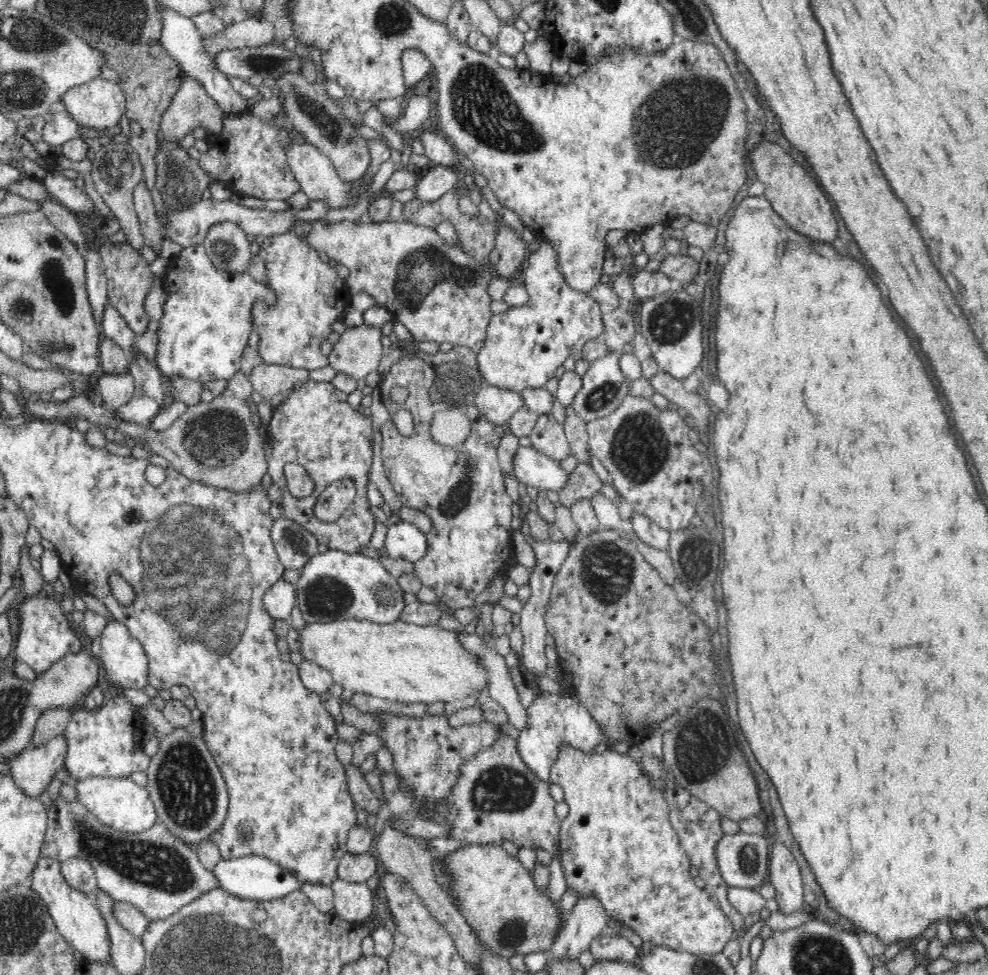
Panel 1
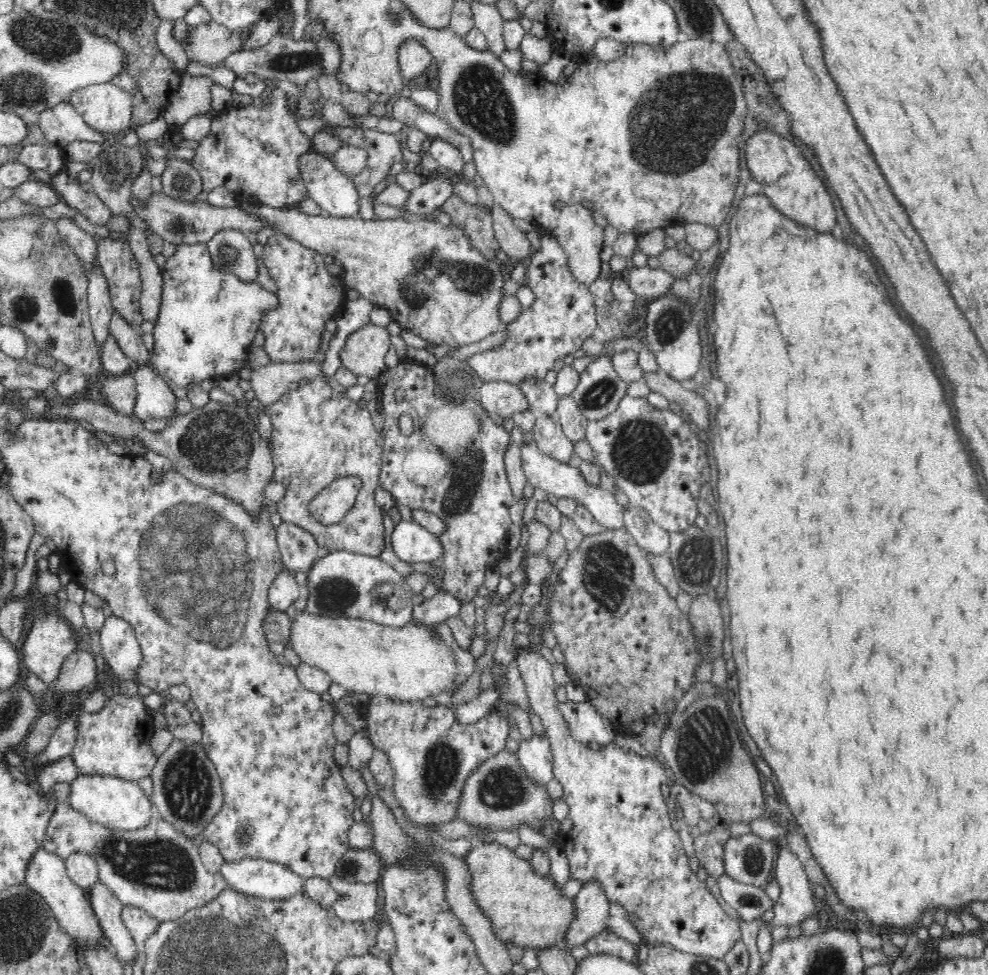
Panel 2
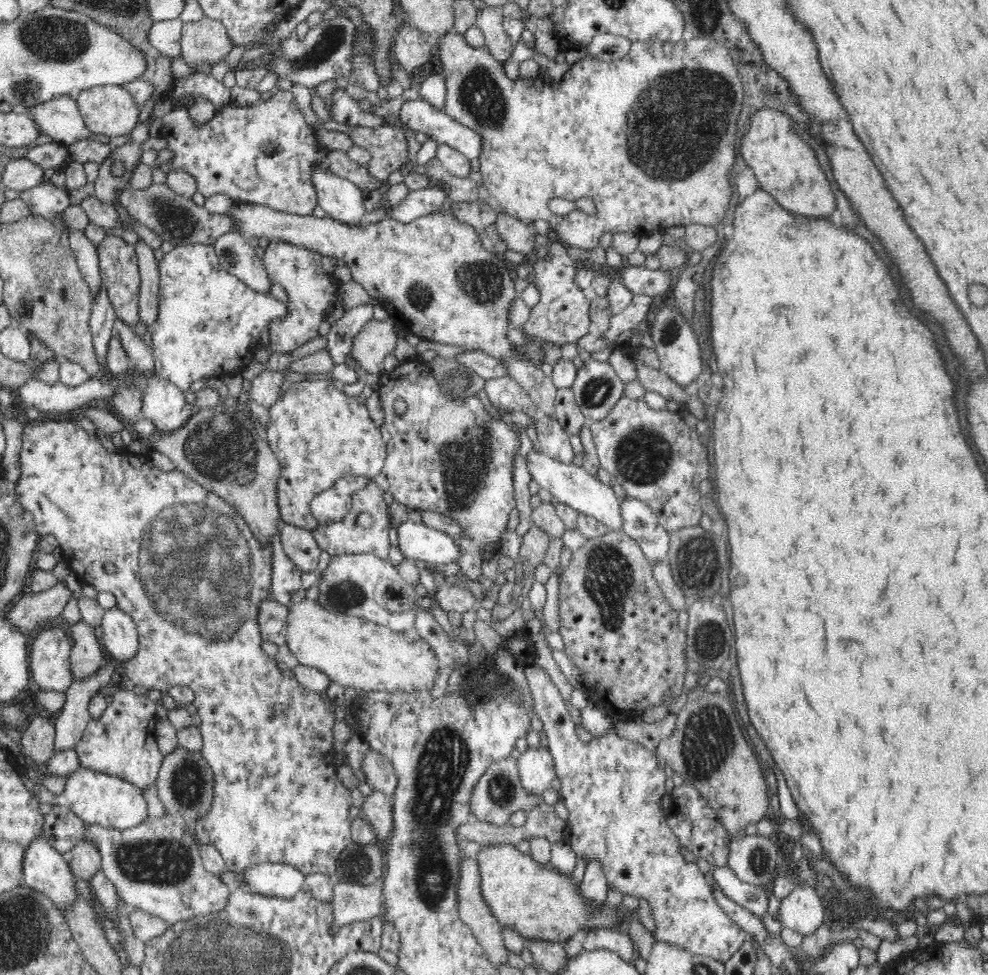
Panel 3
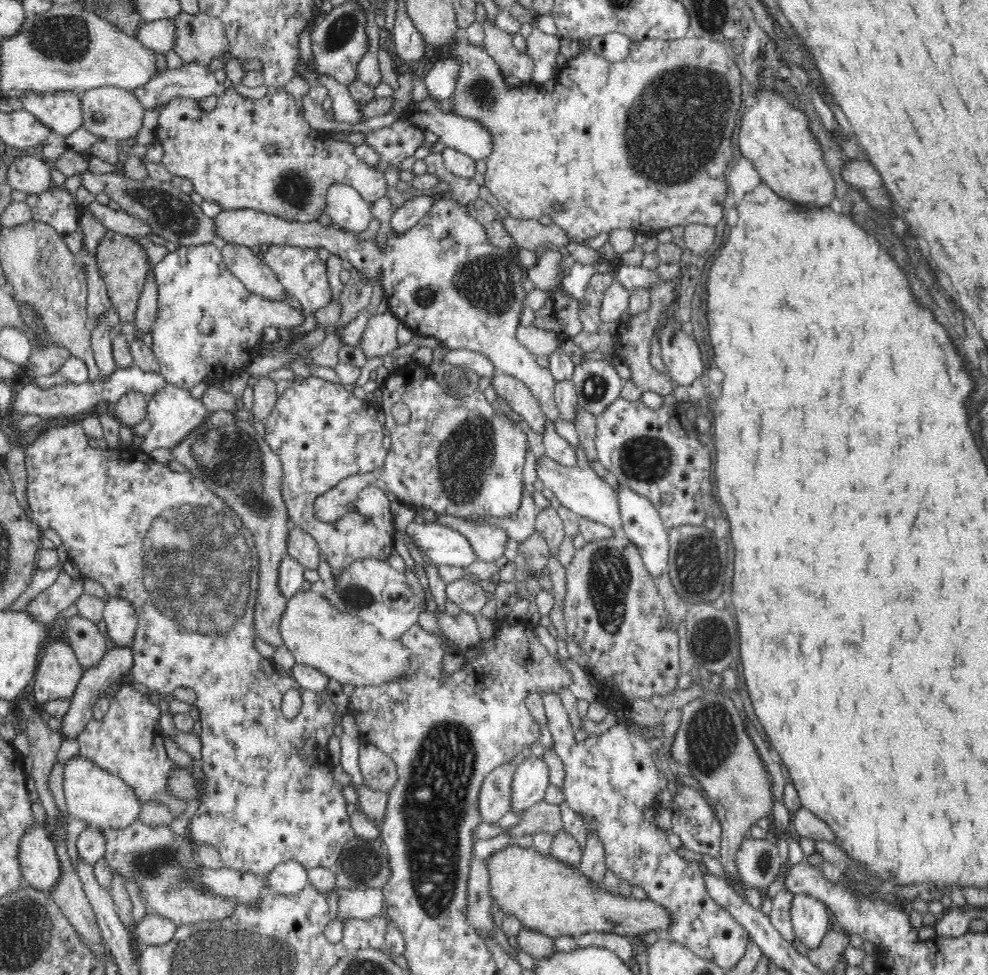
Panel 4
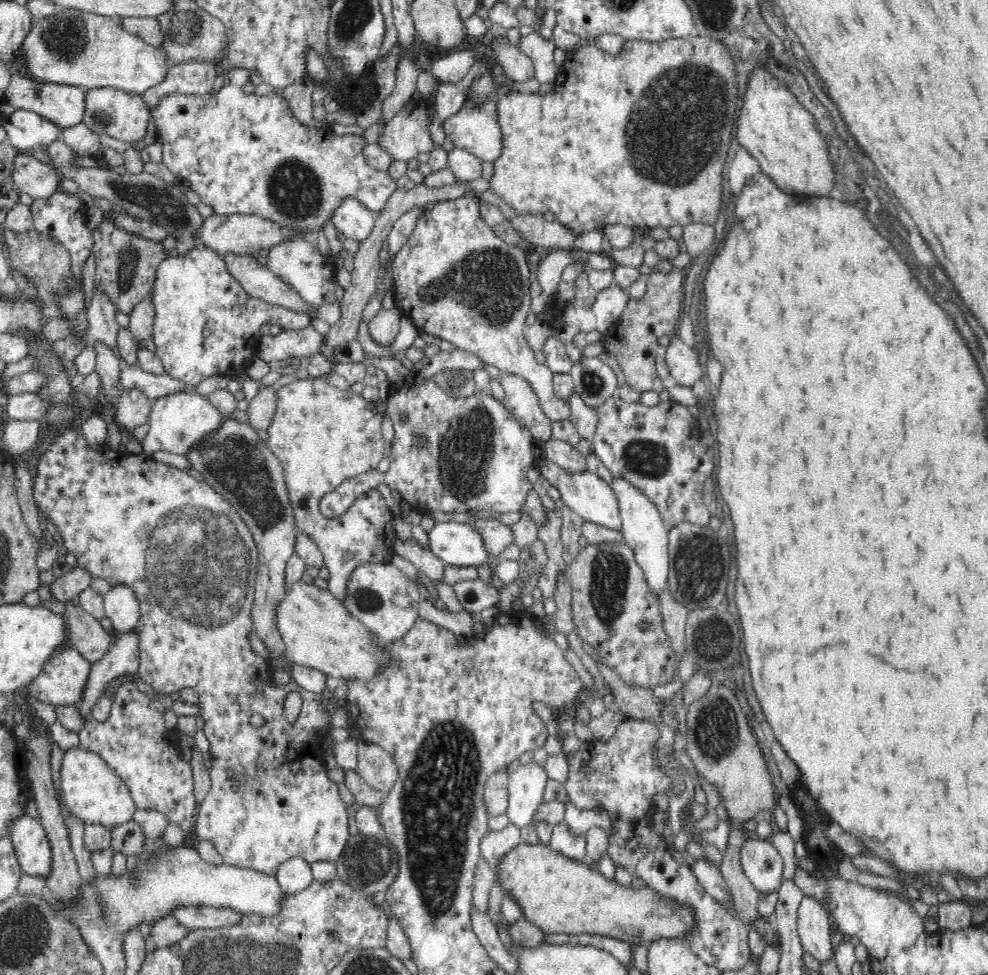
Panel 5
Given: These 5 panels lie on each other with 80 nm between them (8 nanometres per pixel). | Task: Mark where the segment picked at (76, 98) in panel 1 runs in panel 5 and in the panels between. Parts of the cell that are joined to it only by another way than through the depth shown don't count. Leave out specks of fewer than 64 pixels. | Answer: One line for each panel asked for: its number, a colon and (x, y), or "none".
2: (107, 108)
3: (108, 111)
4: (110, 112)
5: (121, 115)

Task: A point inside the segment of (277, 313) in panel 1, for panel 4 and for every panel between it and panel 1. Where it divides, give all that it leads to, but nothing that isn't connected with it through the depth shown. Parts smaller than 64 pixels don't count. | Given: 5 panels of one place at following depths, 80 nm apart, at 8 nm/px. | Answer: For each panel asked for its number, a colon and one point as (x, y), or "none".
2: (309, 296)
3: (311, 291)
4: (303, 274)

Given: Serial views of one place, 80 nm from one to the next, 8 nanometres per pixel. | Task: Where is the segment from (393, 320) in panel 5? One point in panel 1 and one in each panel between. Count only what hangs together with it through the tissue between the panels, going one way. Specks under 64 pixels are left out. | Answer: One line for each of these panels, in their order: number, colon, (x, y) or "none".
1: (358, 352)
2: (364, 352)
3: (377, 338)
4: (380, 337)

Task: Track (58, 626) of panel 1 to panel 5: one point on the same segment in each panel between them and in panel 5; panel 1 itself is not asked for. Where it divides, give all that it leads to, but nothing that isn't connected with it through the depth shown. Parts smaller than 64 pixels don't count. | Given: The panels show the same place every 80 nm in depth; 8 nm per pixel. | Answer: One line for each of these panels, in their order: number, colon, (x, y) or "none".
2: (50, 642)
3: (49, 657)
4: (58, 673)
5: (61, 683)

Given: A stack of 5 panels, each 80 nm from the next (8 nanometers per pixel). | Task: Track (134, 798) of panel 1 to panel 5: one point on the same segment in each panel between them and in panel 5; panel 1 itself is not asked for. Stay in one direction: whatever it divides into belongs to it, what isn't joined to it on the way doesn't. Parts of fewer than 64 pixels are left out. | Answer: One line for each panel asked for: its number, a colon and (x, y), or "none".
2: (119, 804)
3: (97, 798)
4: (103, 800)
5: (90, 788)

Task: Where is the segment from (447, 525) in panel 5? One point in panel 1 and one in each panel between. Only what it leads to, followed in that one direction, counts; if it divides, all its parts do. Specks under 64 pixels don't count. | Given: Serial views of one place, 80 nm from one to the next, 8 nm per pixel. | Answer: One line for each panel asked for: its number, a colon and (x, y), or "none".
1: (403, 540)
2: (411, 542)
3: (416, 540)
4: (443, 545)

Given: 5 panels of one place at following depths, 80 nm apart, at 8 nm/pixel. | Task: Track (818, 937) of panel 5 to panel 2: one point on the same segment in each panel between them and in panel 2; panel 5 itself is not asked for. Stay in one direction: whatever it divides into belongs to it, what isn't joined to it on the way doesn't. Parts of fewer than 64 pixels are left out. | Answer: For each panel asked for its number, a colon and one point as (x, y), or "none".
2: (796, 903)
3: (802, 910)
4: (809, 915)

